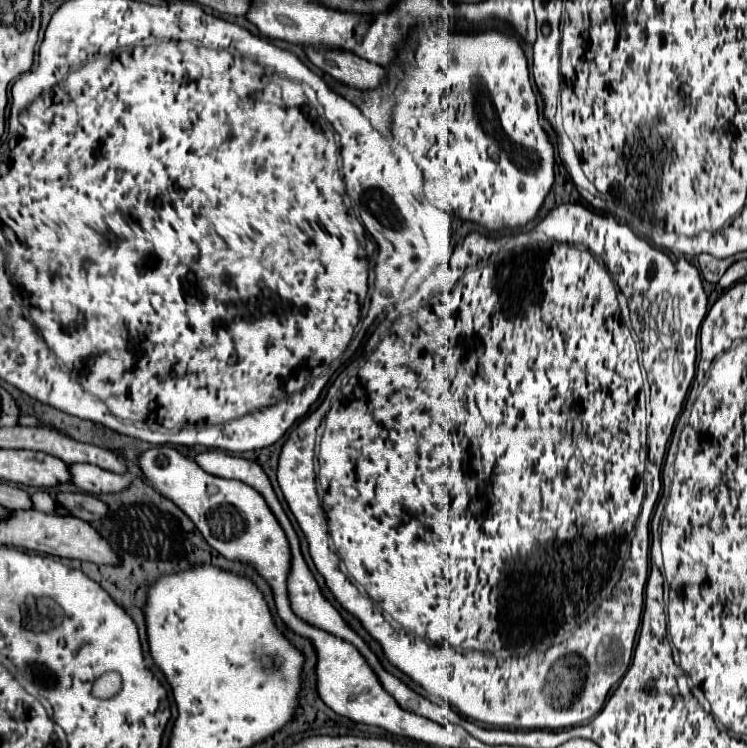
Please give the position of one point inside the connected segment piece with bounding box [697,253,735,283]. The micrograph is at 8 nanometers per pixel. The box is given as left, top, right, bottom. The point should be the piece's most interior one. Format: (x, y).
(712, 269)

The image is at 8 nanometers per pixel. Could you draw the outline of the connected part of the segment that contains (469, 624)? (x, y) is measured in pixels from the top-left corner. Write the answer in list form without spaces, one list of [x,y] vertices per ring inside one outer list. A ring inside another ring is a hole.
[[[563,203],[563,205],[555,207],[555,209],[551,209],[549,215],[547,215],[547,217],[545,217],[533,231],[529,231],[529,233],[525,233],[525,235],[517,235],[517,237],[490,238],[476,231],[467,235],[464,240],[454,247],[451,260],[447,263],[445,273],[435,272],[432,276],[429,276],[428,279],[420,285],[419,289],[417,289],[417,293],[415,293],[411,299],[407,299],[405,303],[401,303],[399,307],[395,307],[395,311],[387,313],[385,321],[391,321],[391,323],[385,323],[383,327],[377,327],[377,331],[375,331],[373,337],[377,337],[379,333],[383,333],[383,337],[381,337],[379,343],[375,345],[375,349],[373,349],[373,353],[371,353],[371,361],[365,361],[365,365],[357,371],[357,375],[351,377],[349,383],[343,387],[343,391],[341,391],[343,397],[341,397],[339,401],[335,401],[335,403],[331,402],[331,398],[336,397],[342,385],[341,380],[338,378],[329,388],[325,401],[323,401],[311,415],[307,415],[307,417],[305,417],[305,419],[291,431],[291,435],[289,435],[289,439],[285,441],[285,445],[283,445],[283,449],[281,449],[281,455],[279,455],[277,479],[279,479],[279,487],[281,487],[283,495],[285,495],[285,501],[287,501],[289,509],[291,509],[291,513],[295,515],[299,527],[303,529],[303,533],[305,533],[305,537],[307,537],[307,541],[309,541],[309,551],[311,551],[311,557],[313,557],[313,561],[315,561],[319,573],[325,577],[325,583],[327,583],[327,587],[331,589],[331,593],[337,597],[337,601],[339,601],[349,613],[353,613],[355,617],[361,619],[363,627],[369,631],[369,635],[371,635],[373,639],[377,639],[379,643],[385,645],[383,651],[385,651],[387,659],[389,659],[397,669],[401,669],[405,675],[409,675],[415,683],[419,683],[427,693],[431,693],[431,695],[436,695],[442,700],[447,701],[447,703],[453,705],[459,713],[463,713],[467,719],[473,719],[473,721],[477,721],[477,723],[481,723],[481,725],[485,725],[485,727],[503,727],[503,729],[553,729],[553,731],[557,731],[557,729],[567,729],[567,727],[575,727],[575,725],[587,723],[587,721],[591,721],[591,719],[603,709],[605,699],[607,699],[611,687],[625,675],[625,671],[629,669],[629,663],[631,663],[633,656],[635,637],[642,618],[643,589],[645,589],[645,581],[648,579],[650,566],[650,522],[661,494],[662,466],[666,455],[667,445],[671,439],[677,419],[679,415],[681,415],[681,411],[683,411],[685,397],[687,397],[691,382],[693,382],[695,377],[695,362],[697,357],[697,349],[695,349],[695,345],[697,345],[697,333],[699,333],[701,323],[703,323],[703,319],[705,319],[705,313],[707,313],[707,295],[705,295],[705,291],[703,291],[703,281],[701,281],[701,275],[699,275],[699,271],[697,271],[695,265],[691,265],[691,263],[685,261],[685,259],[677,259],[677,261],[673,261],[667,253],[663,253],[661,249],[651,247],[645,239],[641,239],[639,235],[635,235],[627,225],[617,223],[615,217],[611,217],[611,215],[599,215],[599,213],[593,213],[591,209],[587,209],[587,207],[579,205],[579,203]],[[643,297],[648,298],[652,303],[656,303],[658,308],[658,313],[655,317],[656,323],[642,323],[643,321],[641,321],[640,317],[643,318]],[[619,559],[627,559],[625,565],[623,565],[621,577],[619,577]],[[368,598],[375,601],[377,611],[381,611],[384,617],[375,617],[375,613],[373,613],[373,609],[371,609],[371,601],[369,601]],[[579,605],[599,605],[599,607],[595,607],[593,613],[587,613],[587,617],[583,617],[583,623],[579,625],[579,629],[575,629],[575,633],[571,633],[571,635],[567,637],[567,641],[559,641],[559,637],[561,637],[561,633],[565,633],[565,629],[571,629],[571,625],[577,625]],[[547,645],[557,645],[557,647],[555,647],[555,649],[547,649],[547,653],[531,653],[531,651],[545,649]],[[563,653],[579,653],[579,657],[583,657],[583,659],[579,659],[577,655],[571,655],[571,657],[565,657],[565,659],[557,661],[557,663],[553,665],[553,671],[551,671],[549,681],[547,681],[547,693],[549,693],[551,701],[553,701],[557,707],[567,707],[567,705],[575,699],[575,695],[581,691],[581,687],[583,687],[583,693],[581,693],[581,695],[579,695],[567,709],[555,709],[555,707],[547,701],[547,697],[543,697],[543,685],[545,685],[547,669],[551,669],[551,661],[555,661],[555,657],[563,657]]]

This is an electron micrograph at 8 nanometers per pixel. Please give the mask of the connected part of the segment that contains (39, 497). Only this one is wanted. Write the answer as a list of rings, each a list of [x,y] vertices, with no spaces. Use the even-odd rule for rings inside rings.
[[[38,489],[31,495],[34,508],[44,513],[54,513],[56,511],[56,504],[48,491]]]

